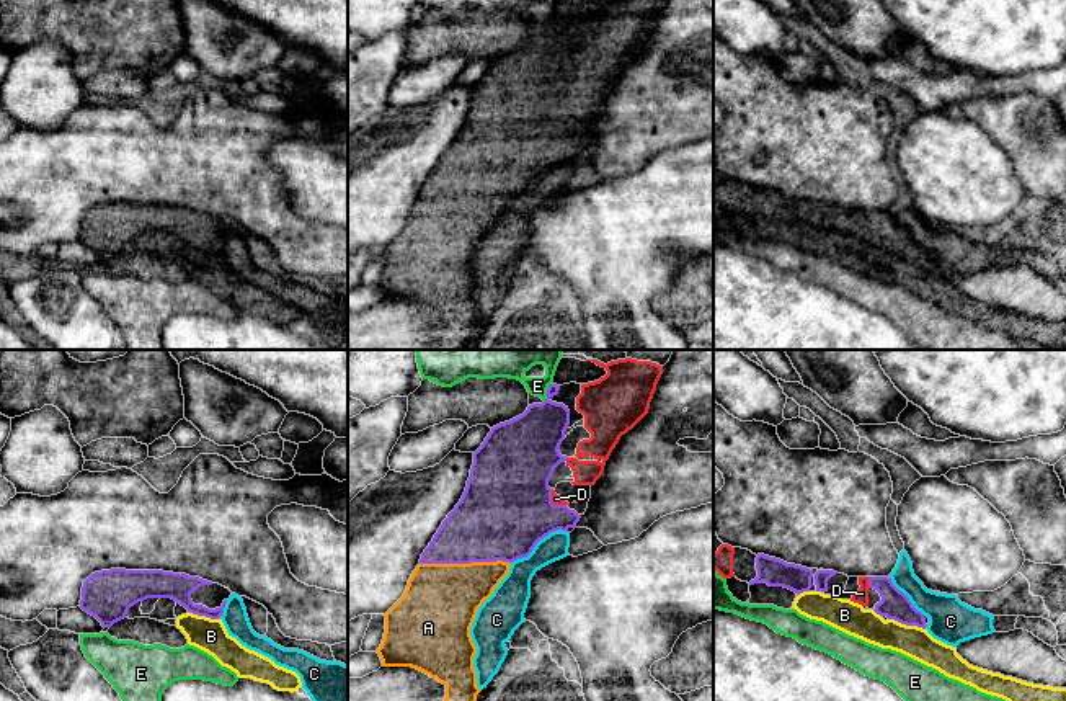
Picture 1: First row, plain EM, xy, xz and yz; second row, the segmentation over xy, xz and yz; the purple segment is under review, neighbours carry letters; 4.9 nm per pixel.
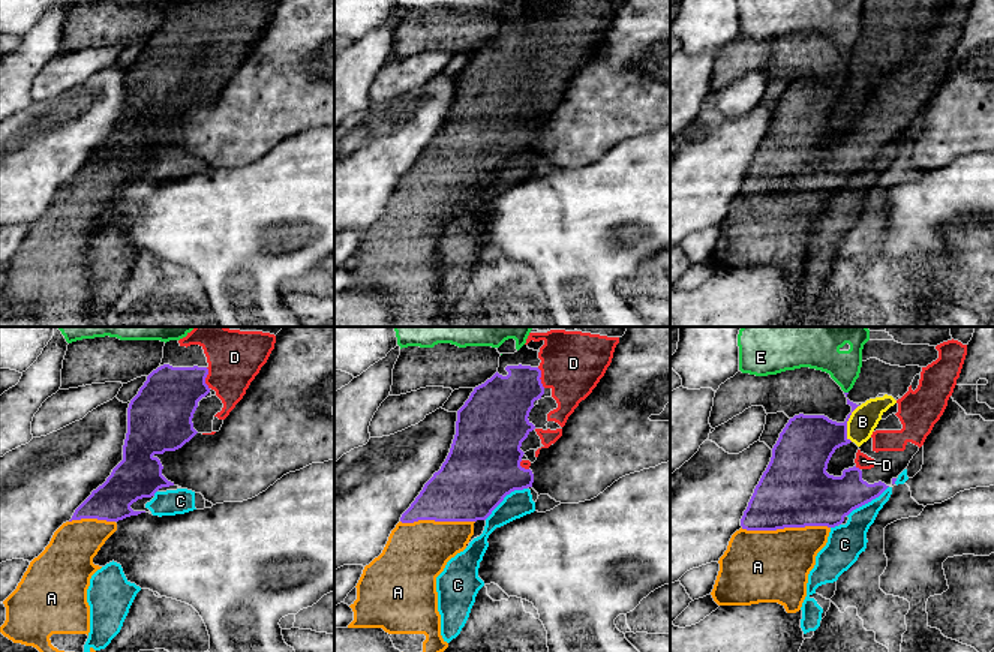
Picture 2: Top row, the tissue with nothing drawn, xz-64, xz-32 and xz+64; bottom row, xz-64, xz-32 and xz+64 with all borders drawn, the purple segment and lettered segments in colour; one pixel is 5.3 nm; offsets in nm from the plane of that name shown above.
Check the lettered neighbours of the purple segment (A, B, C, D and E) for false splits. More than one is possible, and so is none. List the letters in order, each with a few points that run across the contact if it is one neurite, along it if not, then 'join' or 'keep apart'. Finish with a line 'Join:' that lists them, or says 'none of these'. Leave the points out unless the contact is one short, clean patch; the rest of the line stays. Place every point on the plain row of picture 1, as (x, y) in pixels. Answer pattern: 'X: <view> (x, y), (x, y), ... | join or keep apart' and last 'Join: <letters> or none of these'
A: join
B: keep apart
C: keep apart
D: join
E: keep apart
Join: A, D

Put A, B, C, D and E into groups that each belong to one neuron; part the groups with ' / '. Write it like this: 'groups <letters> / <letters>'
groups A D / B / C / E

